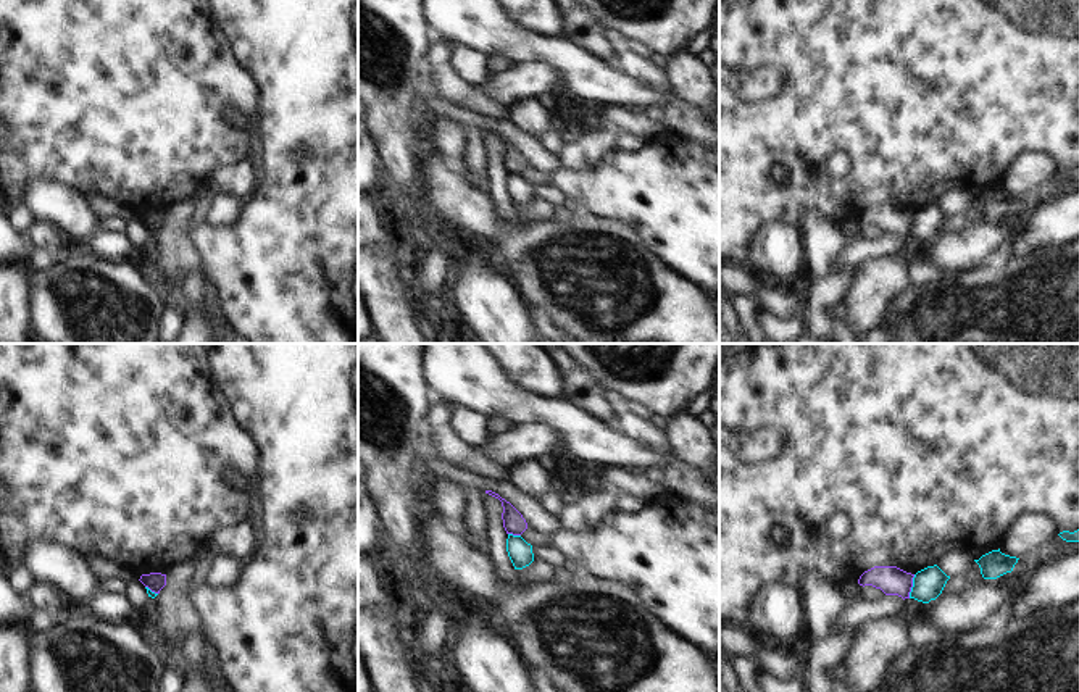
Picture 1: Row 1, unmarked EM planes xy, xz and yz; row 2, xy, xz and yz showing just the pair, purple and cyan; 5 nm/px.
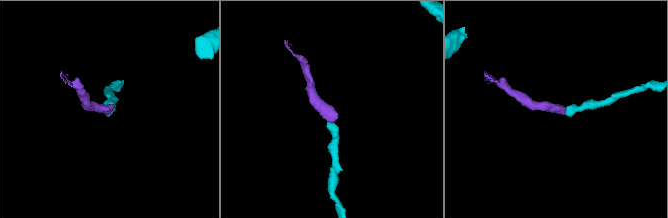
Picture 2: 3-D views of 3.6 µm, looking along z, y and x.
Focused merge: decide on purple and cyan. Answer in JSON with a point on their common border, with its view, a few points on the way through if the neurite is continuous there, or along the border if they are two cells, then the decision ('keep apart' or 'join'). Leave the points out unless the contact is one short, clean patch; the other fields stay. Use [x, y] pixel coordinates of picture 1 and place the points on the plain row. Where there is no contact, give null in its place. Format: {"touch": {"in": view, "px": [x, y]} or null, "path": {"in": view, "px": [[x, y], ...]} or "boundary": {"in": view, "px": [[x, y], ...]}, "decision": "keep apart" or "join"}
{"touch": {"in": "yz", "px": [912, 225]}, "boundary": {"in": "yz", "px": [[915, 213], [908, 236]]}, "decision": "keep apart"}

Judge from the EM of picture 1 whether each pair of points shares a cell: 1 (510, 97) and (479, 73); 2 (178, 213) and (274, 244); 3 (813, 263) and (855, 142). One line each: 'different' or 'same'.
1: different
2: different
3: different

